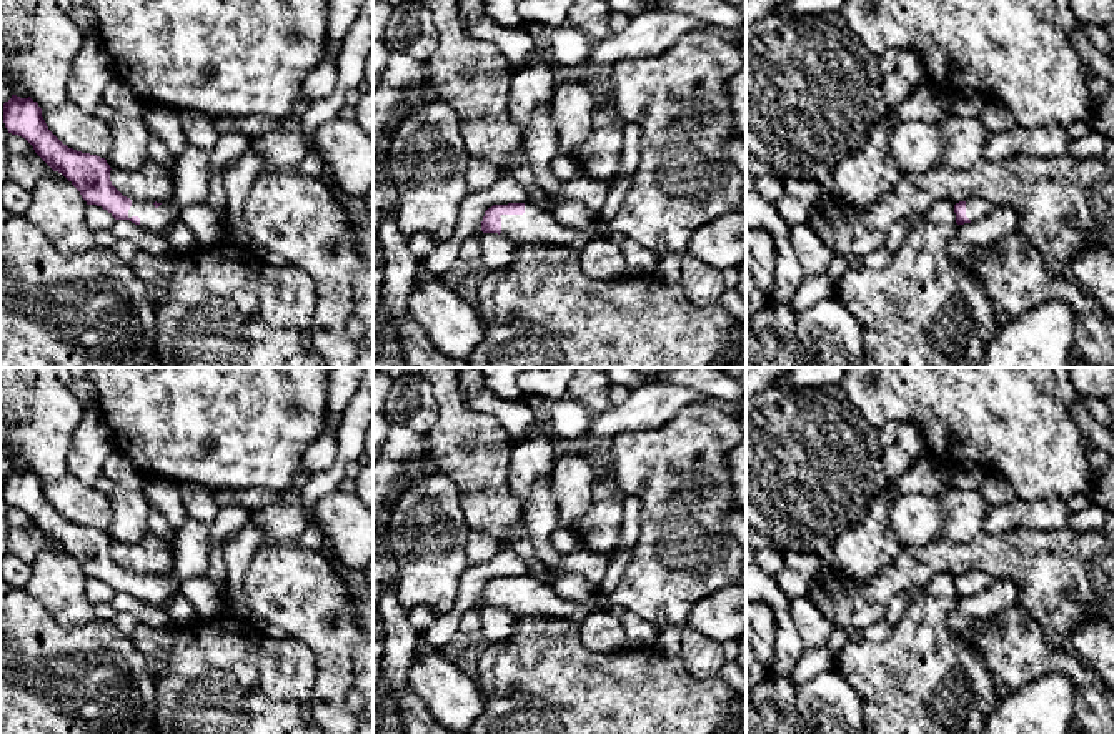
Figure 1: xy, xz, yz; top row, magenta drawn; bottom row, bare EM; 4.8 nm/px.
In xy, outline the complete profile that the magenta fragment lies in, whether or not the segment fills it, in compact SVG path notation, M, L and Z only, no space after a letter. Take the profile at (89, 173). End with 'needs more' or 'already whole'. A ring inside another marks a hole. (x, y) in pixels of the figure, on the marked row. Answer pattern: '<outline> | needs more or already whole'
M12 95L3 103L3 123L8 133L25 138L35 153L62 173L82 195L87 205L107 210L115 220L130 220L148 231L170 228L180 210L172 203L137 201L123 196L110 181L105 158L82 153L63 145L47 126L37 102Z | needs more

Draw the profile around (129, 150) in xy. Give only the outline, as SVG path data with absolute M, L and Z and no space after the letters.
M117 112L108 125L113 143L105 160L110 168L133 170L150 161L148 140L152 133L140 117Z

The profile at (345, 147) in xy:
M333 118L310 141L346 195L363 196L373 188L373 135L356 120Z

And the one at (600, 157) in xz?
M598 98L593 130L574 151L584 176L608 183L618 178L624 153L624 126L626 122L618 115L613 102Z

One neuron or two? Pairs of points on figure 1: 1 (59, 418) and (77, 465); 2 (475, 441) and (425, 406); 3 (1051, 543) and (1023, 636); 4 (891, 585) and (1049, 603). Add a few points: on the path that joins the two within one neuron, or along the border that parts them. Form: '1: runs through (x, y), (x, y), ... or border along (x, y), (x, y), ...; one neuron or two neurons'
1: border along (85, 410), (72, 435), (65, 471); two neurons
2: border along (432, 385), (437, 403), (437, 425), (425, 435); two neurons
3: border along (1018, 603), (1038, 623), (1049, 646); two neurons
4: runs through (931, 558), (1004, 558), (1009, 563); one neuron

